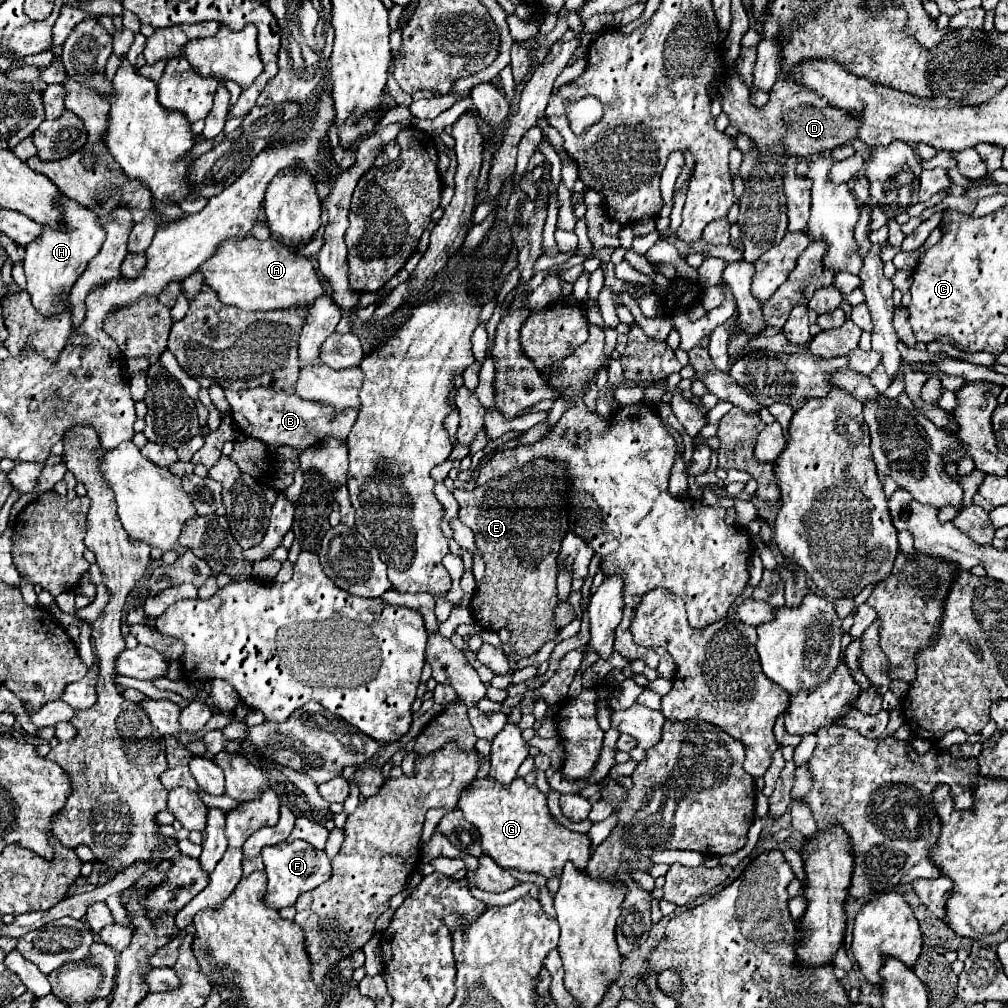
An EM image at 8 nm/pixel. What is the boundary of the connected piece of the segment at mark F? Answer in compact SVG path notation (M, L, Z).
M292 841L292 843L278 843L274 847L264 847L262 861L266 867L266 877L268 877L266 903L274 909L292 907L300 893L316 889L320 883L324 883L332 875L330 859L326 857L326 853L314 849L306 841Z

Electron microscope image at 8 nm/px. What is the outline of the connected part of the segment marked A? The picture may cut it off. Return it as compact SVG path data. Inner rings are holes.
M226 239L226 243L218 245L218 251L196 271L202 273L204 285L212 287L222 303L244 311L304 307L312 305L314 299L324 293L312 261L304 255L294 255L292 249L278 245L274 239Z

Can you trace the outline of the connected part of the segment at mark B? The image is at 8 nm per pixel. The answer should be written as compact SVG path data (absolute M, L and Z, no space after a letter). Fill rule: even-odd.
M256 387L244 391L224 389L224 397L232 409L232 417L244 435L260 439L266 445L288 445L294 451L302 453L304 449L322 443L326 437L334 437L338 441L346 441L352 425L356 423L358 409L354 411L330 411L330 407L318 407L318 403L310 403L296 393L278 391L274 387Z

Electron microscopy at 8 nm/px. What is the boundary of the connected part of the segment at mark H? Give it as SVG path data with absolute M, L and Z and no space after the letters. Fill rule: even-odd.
M66 195L62 197L62 211L64 211L64 221L68 225L68 231L58 231L44 227L42 237L26 247L26 259L24 259L24 273L26 273L26 289L30 293L32 305L44 315L44 317L54 317L68 309L70 301L70 287L76 283L78 275L86 269L86 263L100 251L104 243L104 229L98 227L96 215L82 207L80 203L68 199Z

